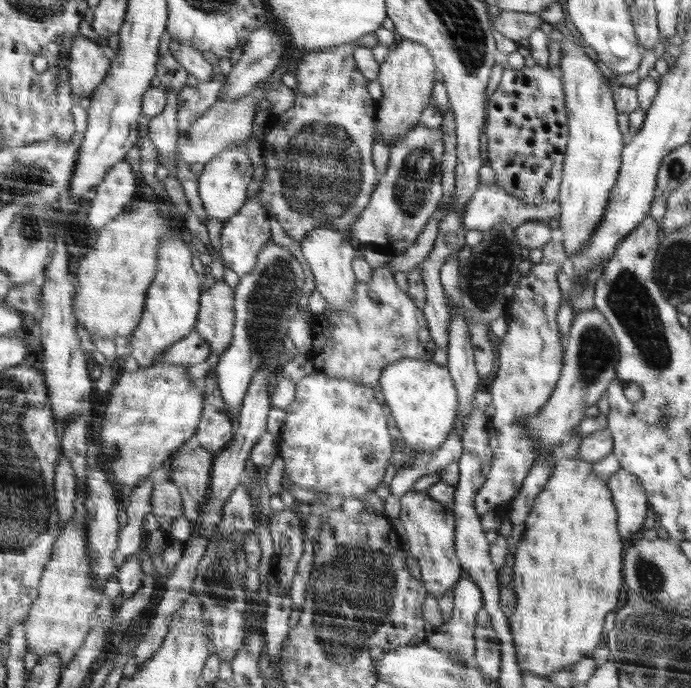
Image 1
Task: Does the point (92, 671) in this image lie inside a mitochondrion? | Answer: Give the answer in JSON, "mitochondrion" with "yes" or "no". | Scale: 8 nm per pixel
{"mitochondrion":"no"}

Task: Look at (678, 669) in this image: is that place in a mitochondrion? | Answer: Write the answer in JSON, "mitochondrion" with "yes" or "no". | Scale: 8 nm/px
{"mitochondrion":"yes"}

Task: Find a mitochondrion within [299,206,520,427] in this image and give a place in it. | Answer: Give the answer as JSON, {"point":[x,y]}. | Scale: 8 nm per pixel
{"point":[490,273]}

